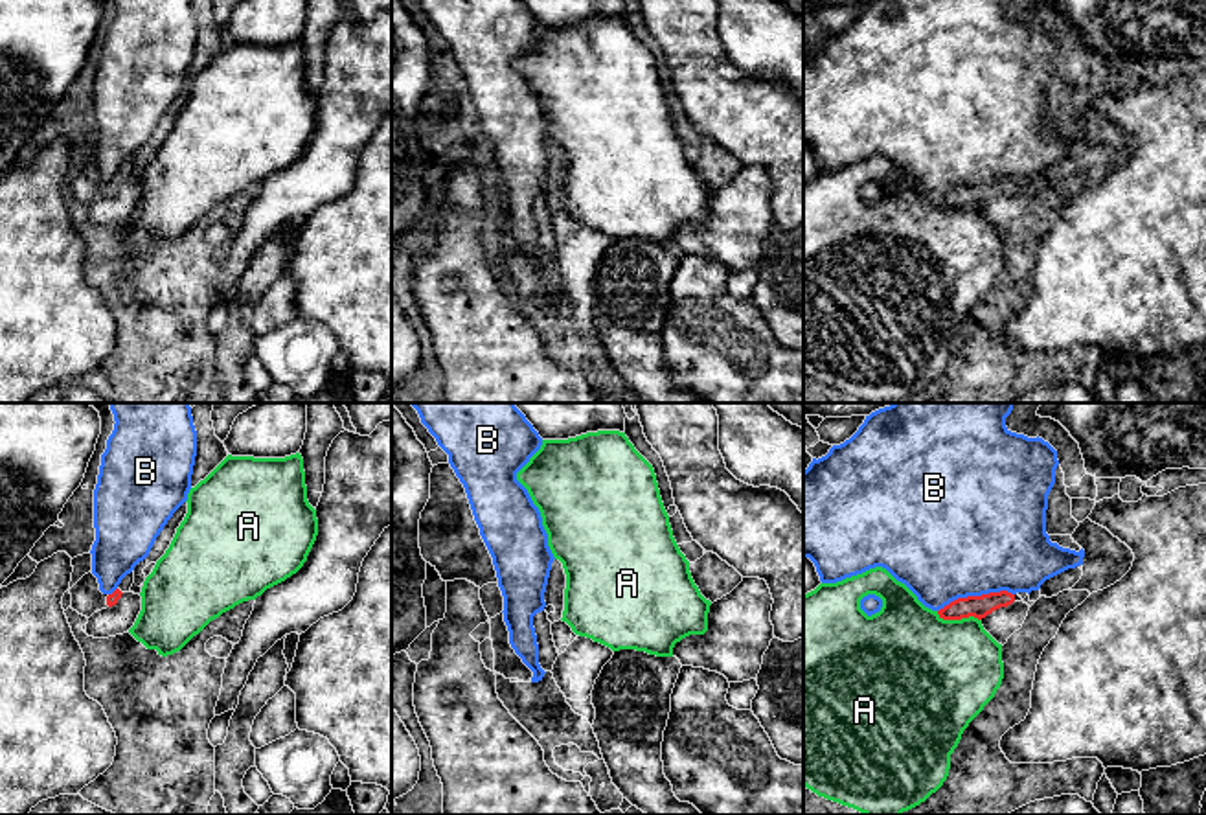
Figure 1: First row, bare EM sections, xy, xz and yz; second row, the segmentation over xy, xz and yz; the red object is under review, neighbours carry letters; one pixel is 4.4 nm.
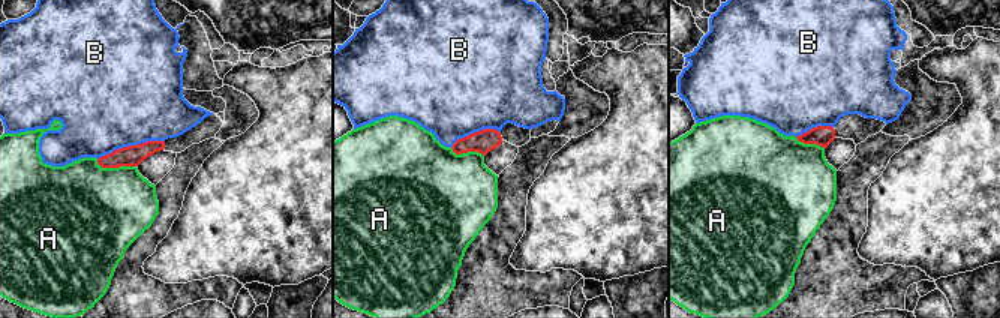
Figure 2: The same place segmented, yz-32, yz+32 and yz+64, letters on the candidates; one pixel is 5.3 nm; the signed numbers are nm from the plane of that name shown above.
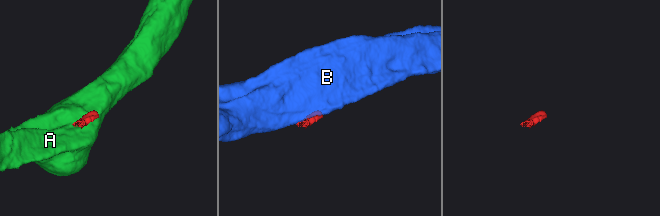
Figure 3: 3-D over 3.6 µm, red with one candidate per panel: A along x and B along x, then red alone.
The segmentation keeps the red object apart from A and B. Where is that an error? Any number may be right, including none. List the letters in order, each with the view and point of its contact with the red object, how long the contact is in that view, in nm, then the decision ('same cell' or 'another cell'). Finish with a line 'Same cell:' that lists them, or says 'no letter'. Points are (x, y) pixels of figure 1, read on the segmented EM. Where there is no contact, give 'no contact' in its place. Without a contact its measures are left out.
A: yz (958, 619) | 200 nm | another cell
B: yz (975, 596) | 340 nm | another cell
Same cell: no letter

